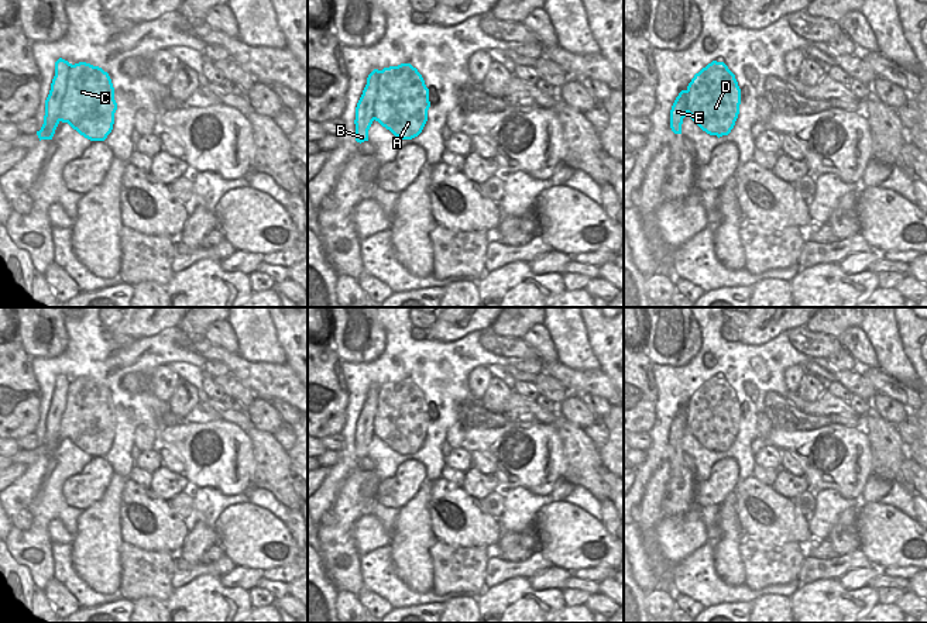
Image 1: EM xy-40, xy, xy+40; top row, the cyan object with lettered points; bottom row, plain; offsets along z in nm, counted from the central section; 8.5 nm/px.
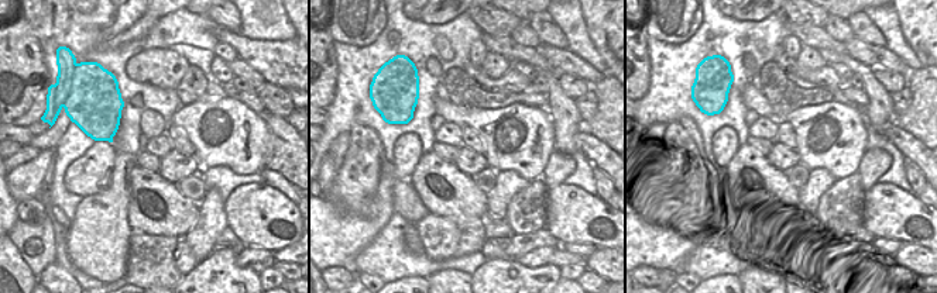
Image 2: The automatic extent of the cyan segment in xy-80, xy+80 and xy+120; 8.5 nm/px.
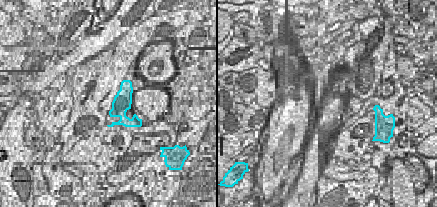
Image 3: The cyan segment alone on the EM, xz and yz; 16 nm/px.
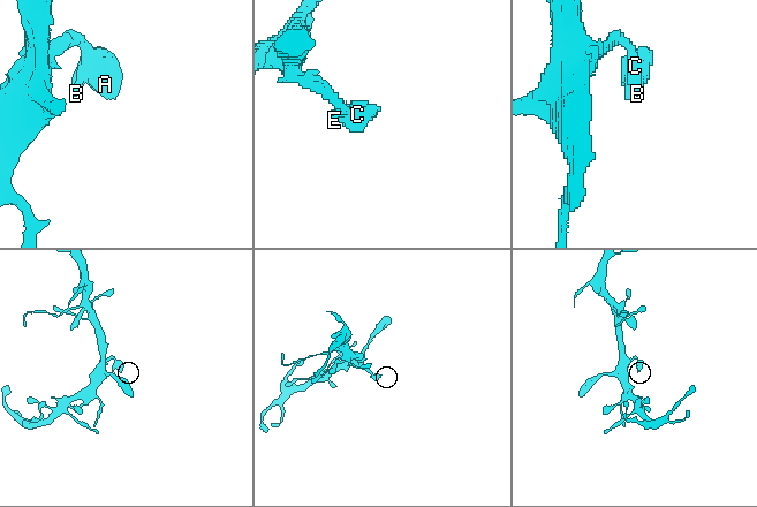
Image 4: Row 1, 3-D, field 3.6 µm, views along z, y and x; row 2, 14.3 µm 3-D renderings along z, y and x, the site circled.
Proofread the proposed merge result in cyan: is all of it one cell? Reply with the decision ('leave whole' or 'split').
split

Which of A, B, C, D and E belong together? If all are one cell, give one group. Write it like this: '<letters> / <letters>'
A C D / B E

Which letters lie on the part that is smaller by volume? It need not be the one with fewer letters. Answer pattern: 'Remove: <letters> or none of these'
Remove: A, C, D

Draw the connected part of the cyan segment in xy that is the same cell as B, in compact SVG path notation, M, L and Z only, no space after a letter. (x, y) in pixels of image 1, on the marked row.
M374 69L368 75L367 85L356 107L356 141L360 144L368 141L368 130L374 121L374 101L378 92L380 72Z

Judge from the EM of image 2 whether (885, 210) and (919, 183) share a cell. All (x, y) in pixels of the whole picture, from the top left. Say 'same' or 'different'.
different

